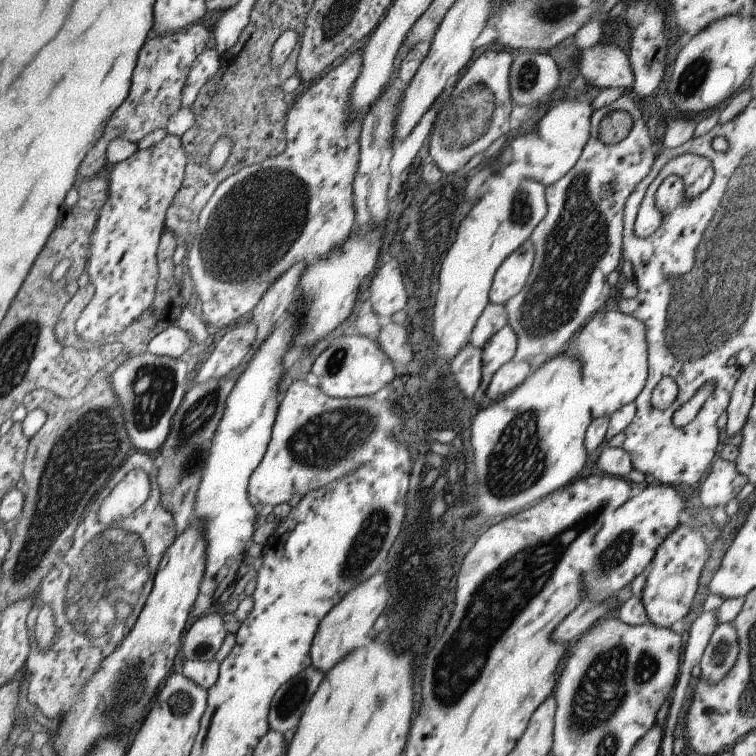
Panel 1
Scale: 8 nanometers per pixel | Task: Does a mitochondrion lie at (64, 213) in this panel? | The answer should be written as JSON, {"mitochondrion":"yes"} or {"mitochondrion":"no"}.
{"mitochondrion":"no"}

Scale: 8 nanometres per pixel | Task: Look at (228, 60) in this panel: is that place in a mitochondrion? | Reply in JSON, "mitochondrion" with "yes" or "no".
{"mitochondrion":"no"}

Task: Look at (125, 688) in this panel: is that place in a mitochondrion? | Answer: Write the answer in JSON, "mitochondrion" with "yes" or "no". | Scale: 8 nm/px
{"mitochondrion":"yes"}

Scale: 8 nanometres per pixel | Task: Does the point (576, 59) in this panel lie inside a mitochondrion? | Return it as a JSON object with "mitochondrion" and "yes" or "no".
{"mitochondrion":"no"}

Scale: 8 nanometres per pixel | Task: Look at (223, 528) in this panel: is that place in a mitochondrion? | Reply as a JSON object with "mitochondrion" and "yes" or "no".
{"mitochondrion":"no"}

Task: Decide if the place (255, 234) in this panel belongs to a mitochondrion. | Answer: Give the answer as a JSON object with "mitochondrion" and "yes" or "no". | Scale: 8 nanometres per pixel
{"mitochondrion":"yes"}

